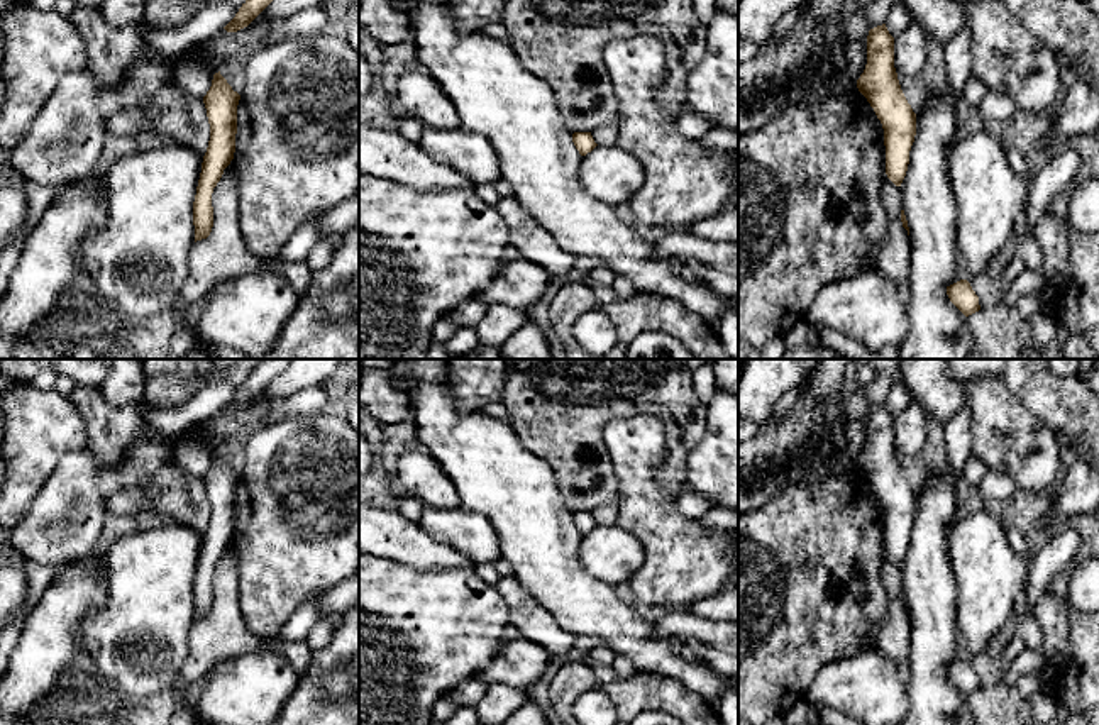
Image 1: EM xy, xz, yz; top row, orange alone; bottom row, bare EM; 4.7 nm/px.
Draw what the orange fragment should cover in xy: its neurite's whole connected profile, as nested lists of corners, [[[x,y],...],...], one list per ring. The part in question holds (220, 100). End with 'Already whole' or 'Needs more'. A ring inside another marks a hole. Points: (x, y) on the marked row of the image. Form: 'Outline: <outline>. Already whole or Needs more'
Outline: [[[220,71],[215,73],[212,86],[203,97],[210,124],[210,141],[193,202],[195,242],[207,239],[213,227],[212,193],[224,169],[234,159],[239,100],[240,95],[232,90]]]. Already whole

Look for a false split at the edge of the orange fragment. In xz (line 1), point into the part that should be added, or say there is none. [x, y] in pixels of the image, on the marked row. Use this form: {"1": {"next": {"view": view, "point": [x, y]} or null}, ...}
{"1": {"next": null}}

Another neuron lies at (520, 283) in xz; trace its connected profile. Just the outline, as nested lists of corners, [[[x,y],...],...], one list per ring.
[[[516,259],[505,263],[494,279],[476,298],[488,305],[508,305],[520,310],[535,307],[549,290],[552,274],[540,264]]]

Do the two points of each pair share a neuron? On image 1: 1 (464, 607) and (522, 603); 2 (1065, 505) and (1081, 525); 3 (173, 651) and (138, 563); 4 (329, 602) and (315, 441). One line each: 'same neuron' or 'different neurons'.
1: different neurons
2: different neurons
3: same neuron
4: different neurons

